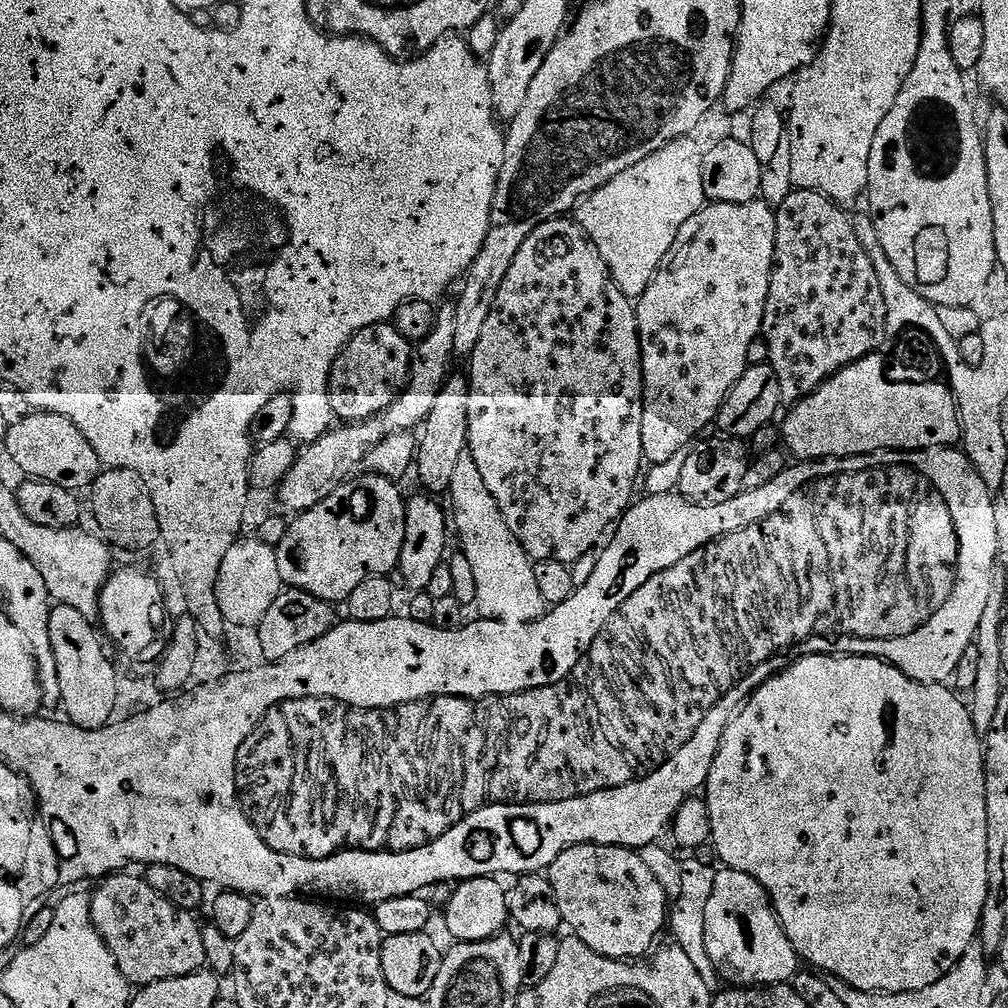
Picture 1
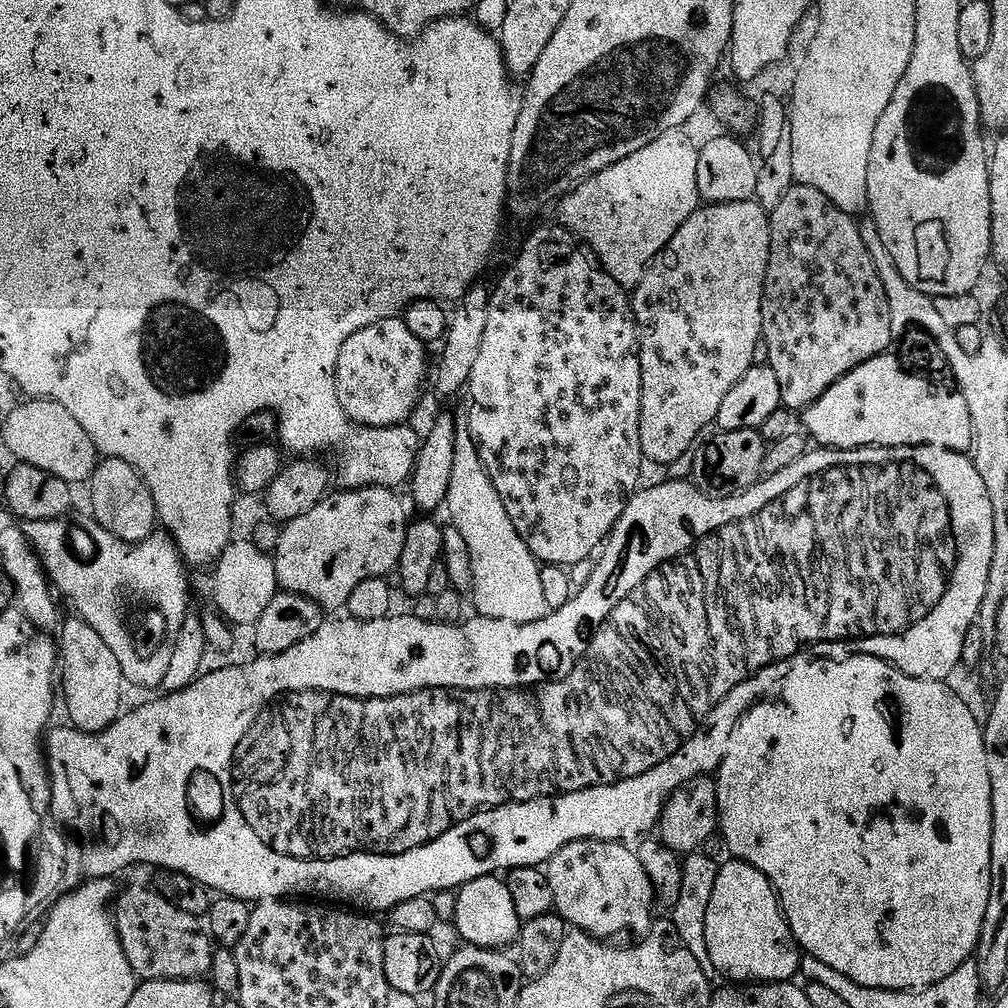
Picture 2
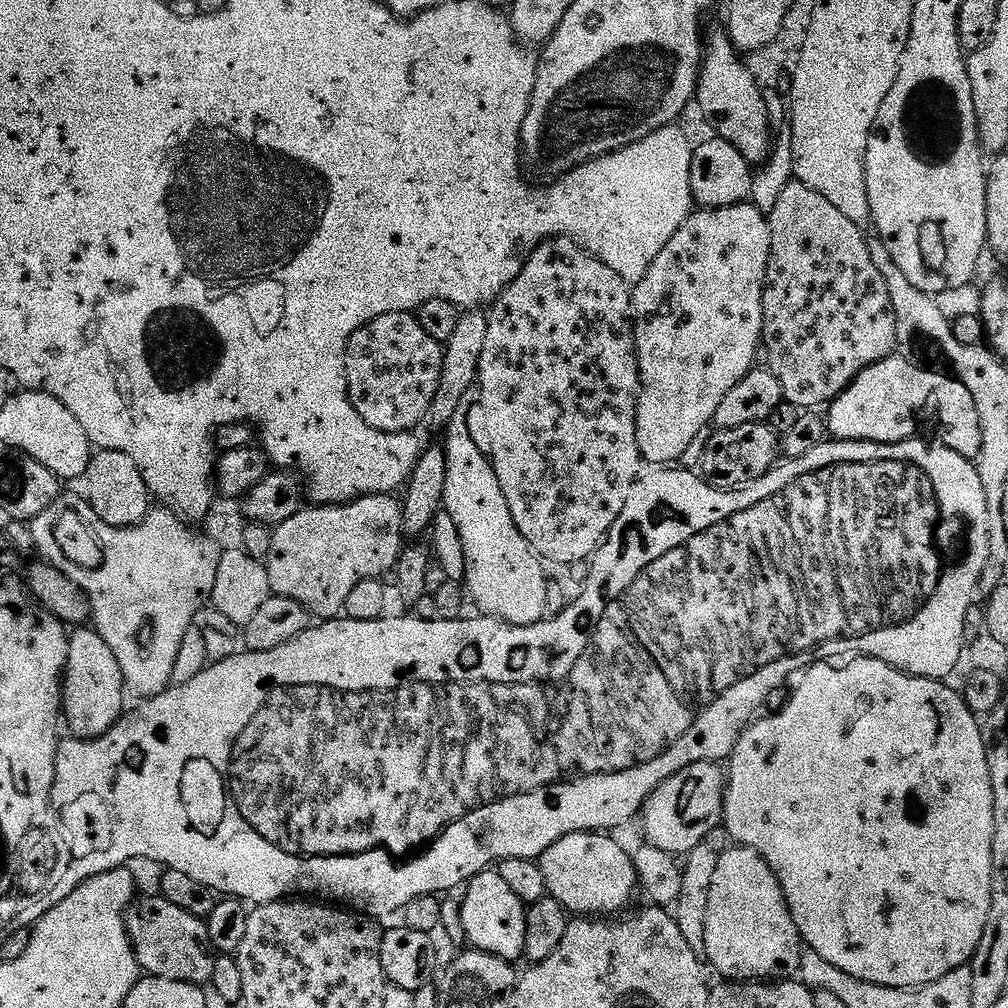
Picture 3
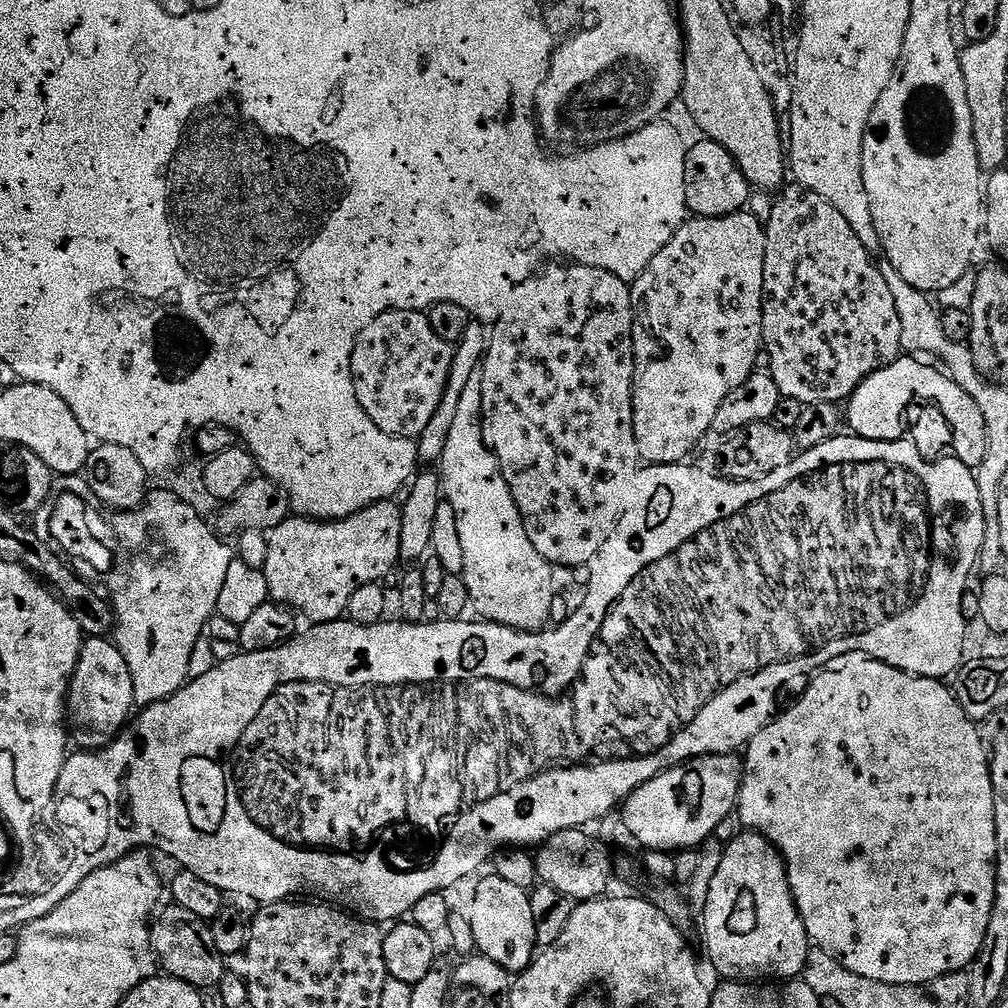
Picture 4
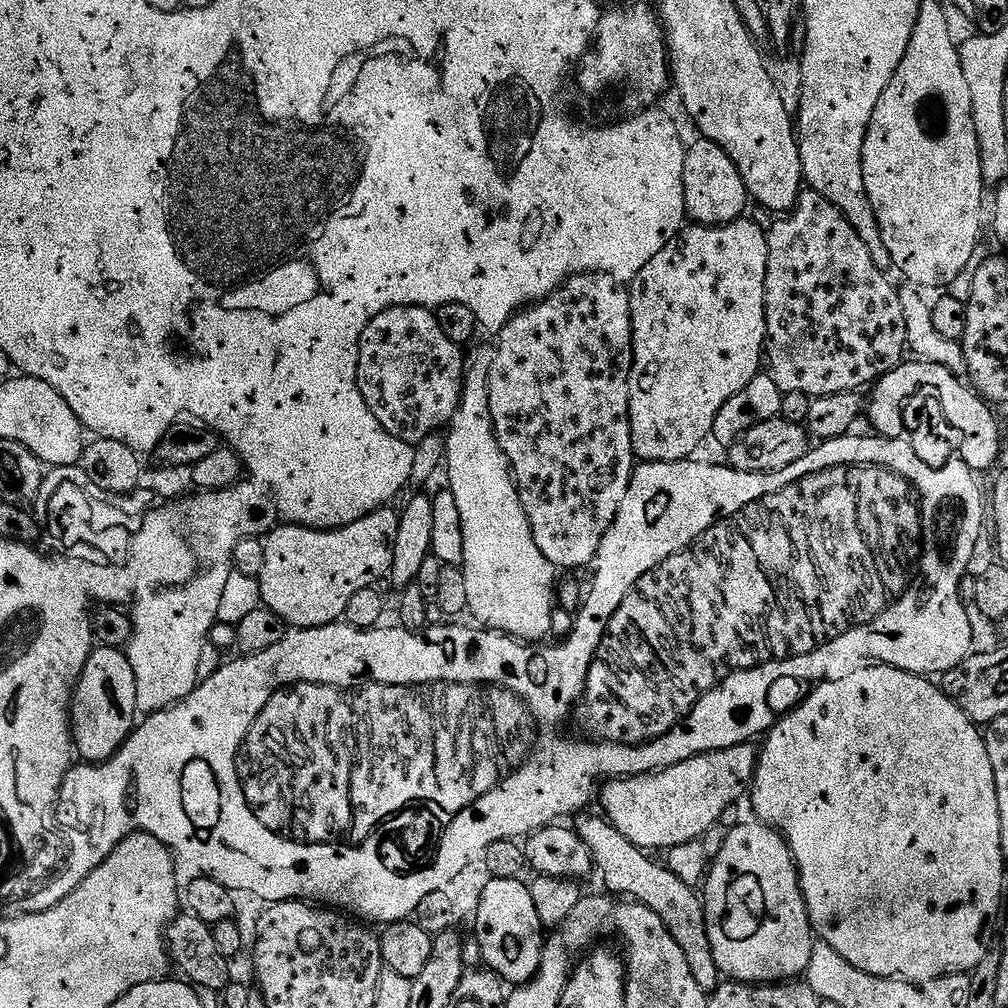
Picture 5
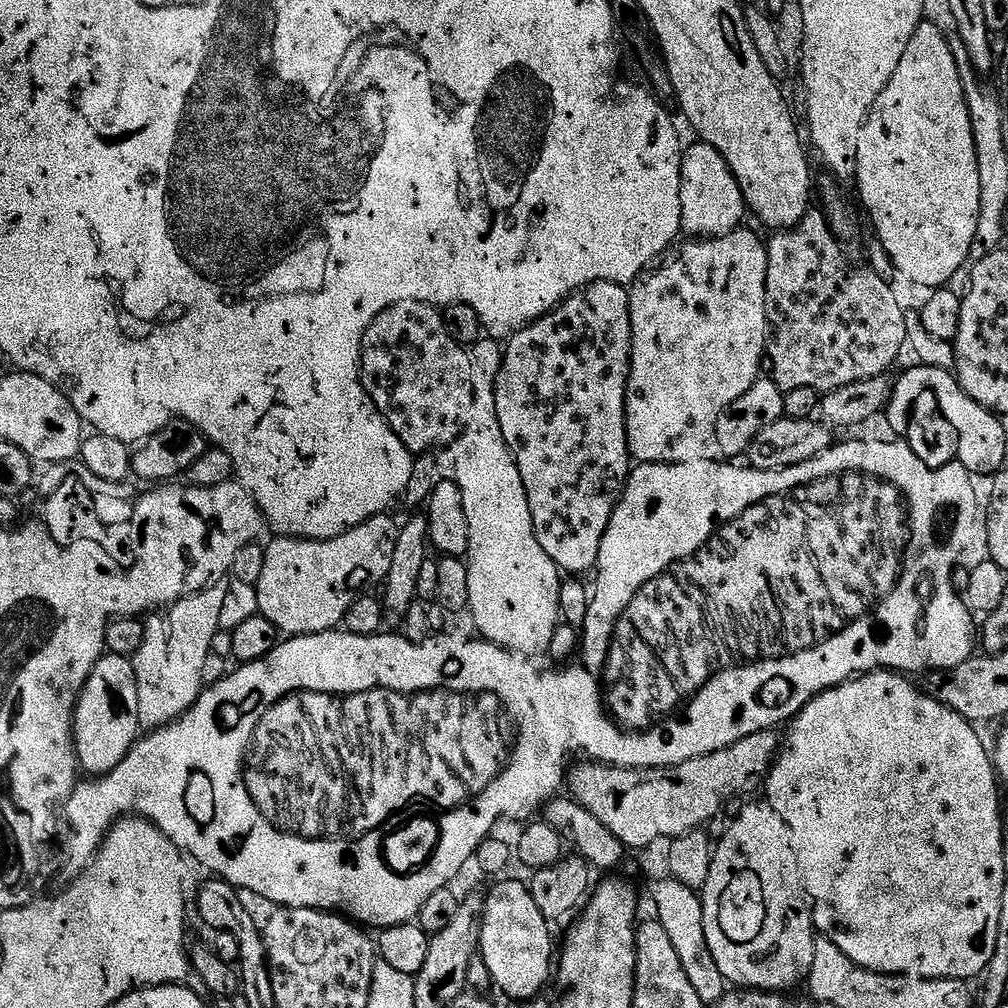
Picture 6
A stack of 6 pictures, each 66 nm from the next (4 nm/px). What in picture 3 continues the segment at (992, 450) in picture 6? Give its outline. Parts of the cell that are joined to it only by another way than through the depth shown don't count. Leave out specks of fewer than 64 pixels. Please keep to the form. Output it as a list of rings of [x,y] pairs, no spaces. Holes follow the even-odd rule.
[[[891,355],[888,358],[872,364],[866,370],[859,373],[853,380],[850,387],[829,405],[830,420],[828,419],[828,430],[835,439],[855,440],[863,443],[876,444],[899,444],[902,442],[899,436],[896,436],[896,428],[904,427],[905,422],[911,422],[910,412],[918,410],[912,408],[912,404],[928,404],[928,400],[936,400],[938,406],[948,406],[946,410],[946,420],[950,424],[950,434],[952,434],[952,445],[948,448],[957,457],[962,456],[968,460],[975,461],[981,454],[983,448],[983,428],[977,404],[973,399],[971,392],[958,379],[946,377],[922,368],[918,368],[906,358],[898,358],[897,355]]]

